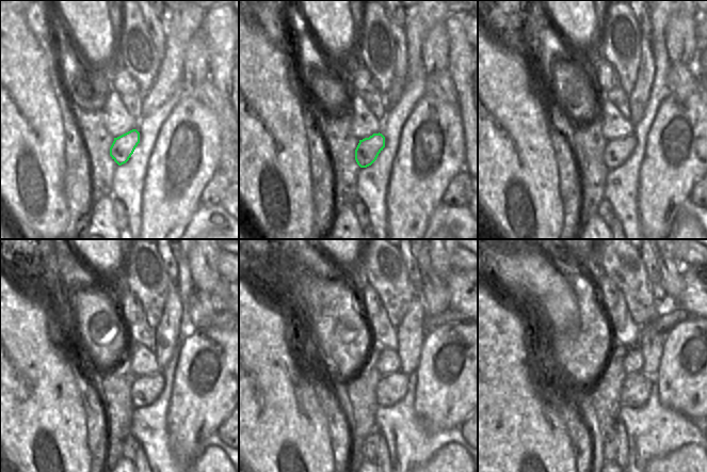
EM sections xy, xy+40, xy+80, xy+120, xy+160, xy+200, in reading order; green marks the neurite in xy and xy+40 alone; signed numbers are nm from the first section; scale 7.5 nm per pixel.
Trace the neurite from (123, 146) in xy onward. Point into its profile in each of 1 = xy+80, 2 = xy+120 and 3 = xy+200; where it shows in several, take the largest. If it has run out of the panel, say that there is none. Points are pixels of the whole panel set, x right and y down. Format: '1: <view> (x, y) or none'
1: xy+80 (617, 151)
2: xy+120 (145, 390)
3: xy+200 (636, 389)

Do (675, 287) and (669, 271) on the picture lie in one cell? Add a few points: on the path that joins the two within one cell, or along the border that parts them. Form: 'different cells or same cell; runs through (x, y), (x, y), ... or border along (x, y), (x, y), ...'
same cell; runs through (673, 283), (671, 276)

